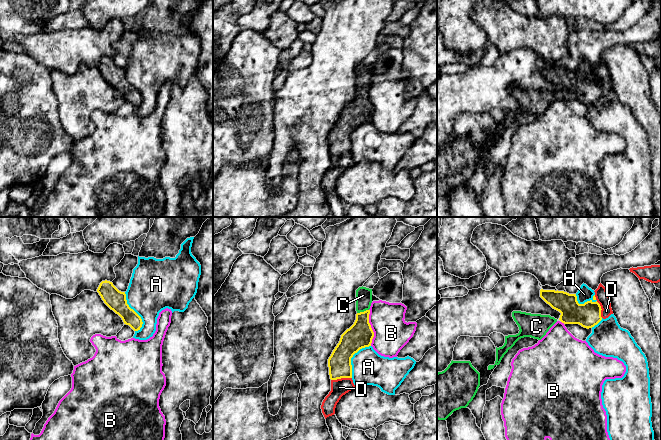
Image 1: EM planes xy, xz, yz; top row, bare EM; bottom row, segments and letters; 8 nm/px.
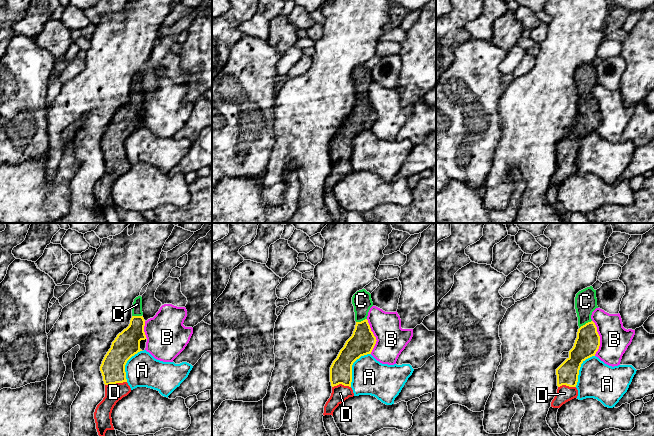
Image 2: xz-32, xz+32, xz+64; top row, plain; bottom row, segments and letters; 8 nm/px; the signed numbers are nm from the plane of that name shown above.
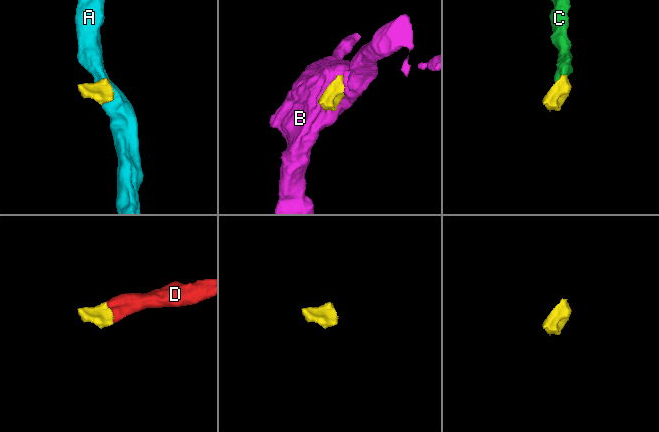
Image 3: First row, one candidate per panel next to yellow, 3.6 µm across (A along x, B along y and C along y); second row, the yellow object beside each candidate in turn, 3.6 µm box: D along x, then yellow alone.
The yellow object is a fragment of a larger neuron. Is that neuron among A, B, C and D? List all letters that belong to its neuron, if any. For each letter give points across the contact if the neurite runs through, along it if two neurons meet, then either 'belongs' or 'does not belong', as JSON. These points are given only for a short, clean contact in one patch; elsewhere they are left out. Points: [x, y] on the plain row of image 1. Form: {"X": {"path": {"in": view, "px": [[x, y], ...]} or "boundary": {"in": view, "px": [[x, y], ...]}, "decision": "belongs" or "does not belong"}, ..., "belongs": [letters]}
{"A": {"boundary": {"in": "xy", "px": [[124, 68], [126, 79], [141, 95], [142, 102], [137, 107]]}, "decision": "does not belong"}, "B": {"boundary": {"in": "xz", "px": [[369, 85], [369, 100], [373, 108], [371, 121]]}, "decision": "does not belong"}, "C": {"path": {"in": "xz", "px": [[360, 110], [362, 88], [363, 71]]}, "decision": "belongs"}, "D": {"path": {"in": "xz", "px": [[339, 139], [341, 153], [339, 163]]}, "decision": "belongs"}, "belongs": ["C", "D"]}

